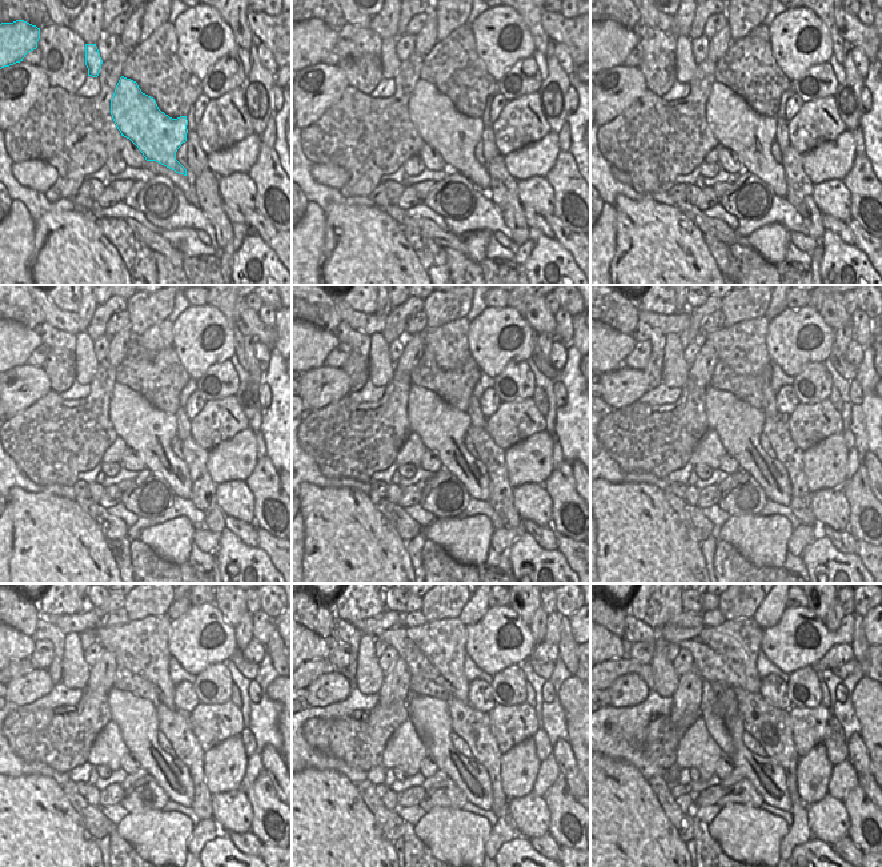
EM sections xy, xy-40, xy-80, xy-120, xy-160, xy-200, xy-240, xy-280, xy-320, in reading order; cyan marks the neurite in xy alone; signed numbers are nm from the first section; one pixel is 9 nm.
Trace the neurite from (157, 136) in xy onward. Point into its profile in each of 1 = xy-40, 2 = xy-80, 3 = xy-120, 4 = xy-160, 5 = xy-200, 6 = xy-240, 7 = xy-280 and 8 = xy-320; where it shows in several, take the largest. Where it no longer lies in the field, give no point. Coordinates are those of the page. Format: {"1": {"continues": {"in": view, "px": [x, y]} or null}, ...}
{"1": {"continues": {"in": "xy-40", "px": [454, 136]}}, "2": {"continues": {"in": "xy-80", "px": [737, 127]}}, "3": {"continues": {"in": "xy-120", "px": [145, 429]}}, "4": {"continues": {"in": "xy-160", "px": [441, 426]}}, "5": {"continues": {"in": "xy-200", "px": [740, 425]}}, "6": {"continues": {"in": "xy-240", "px": [136, 718]}}, "7": {"continues": {"in": "xy-280", "px": [431, 717]}}, "8": {"continues": {"in": "xy-320", "px": [769, 779]}}}

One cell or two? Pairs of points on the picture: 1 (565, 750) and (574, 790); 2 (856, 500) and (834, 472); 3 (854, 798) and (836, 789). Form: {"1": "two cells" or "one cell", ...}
{"1": "one cell", "2": "two cells", "3": "two cells"}

